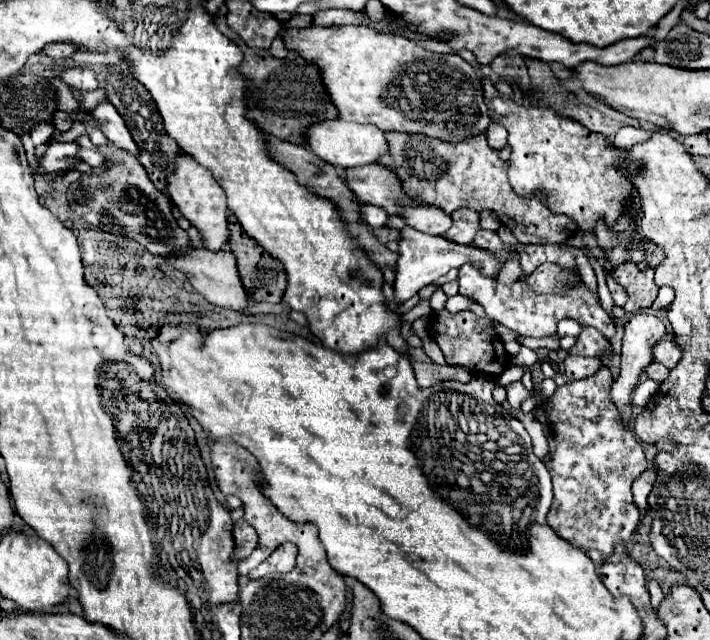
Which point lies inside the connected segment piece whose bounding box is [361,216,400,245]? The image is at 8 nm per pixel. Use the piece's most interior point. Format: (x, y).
(384, 234)

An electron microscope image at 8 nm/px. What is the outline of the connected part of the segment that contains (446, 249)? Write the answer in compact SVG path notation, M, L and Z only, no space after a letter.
M404 227L402 239L400 239L400 257L398 257L398 265L396 265L396 281L394 281L396 301L404 301L404 299L412 297L424 285L434 283L438 277L442 277L450 269L460 269L464 263L478 267L480 273L488 275L488 277L498 277L498 273L502 269L502 263L498 261L498 257L486 249L472 247L472 245L460 245L460 243L450 241L446 237L428 235L418 229Z

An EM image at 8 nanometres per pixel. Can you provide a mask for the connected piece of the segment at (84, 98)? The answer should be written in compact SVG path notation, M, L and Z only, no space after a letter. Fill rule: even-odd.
M96 89L96 91L90 91L90 93L84 93L84 95L80 95L80 91L72 91L74 93L74 97L76 97L76 101L80 103L80 107L84 109L84 111L94 111L100 103L104 103L104 101L108 101L108 95L106 95L106 89Z

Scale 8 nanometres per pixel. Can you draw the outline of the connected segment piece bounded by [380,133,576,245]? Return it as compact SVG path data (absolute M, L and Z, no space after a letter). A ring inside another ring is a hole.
M386 133L386 141L390 149L380 163L394 169L406 185L406 191L428 205L436 205L446 213L460 207L474 211L490 209L524 245L542 241L560 243L576 233L576 223L568 215L554 215L546 207L544 195L532 195L530 199L514 193L506 175L508 161L502 161L498 151L486 143L486 135L476 135L460 145L428 139L420 133Z

